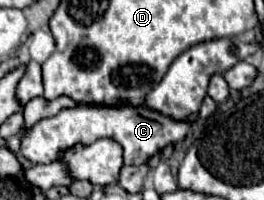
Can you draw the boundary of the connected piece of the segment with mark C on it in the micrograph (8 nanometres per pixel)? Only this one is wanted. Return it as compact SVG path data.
M77 106L71 110L61 110L57 116L35 124L21 140L21 154L33 164L49 164L61 156L61 150L73 144L91 144L99 138L111 138L121 144L125 164L141 166L167 144L181 142L191 126L193 122L175 120L145 106Z

